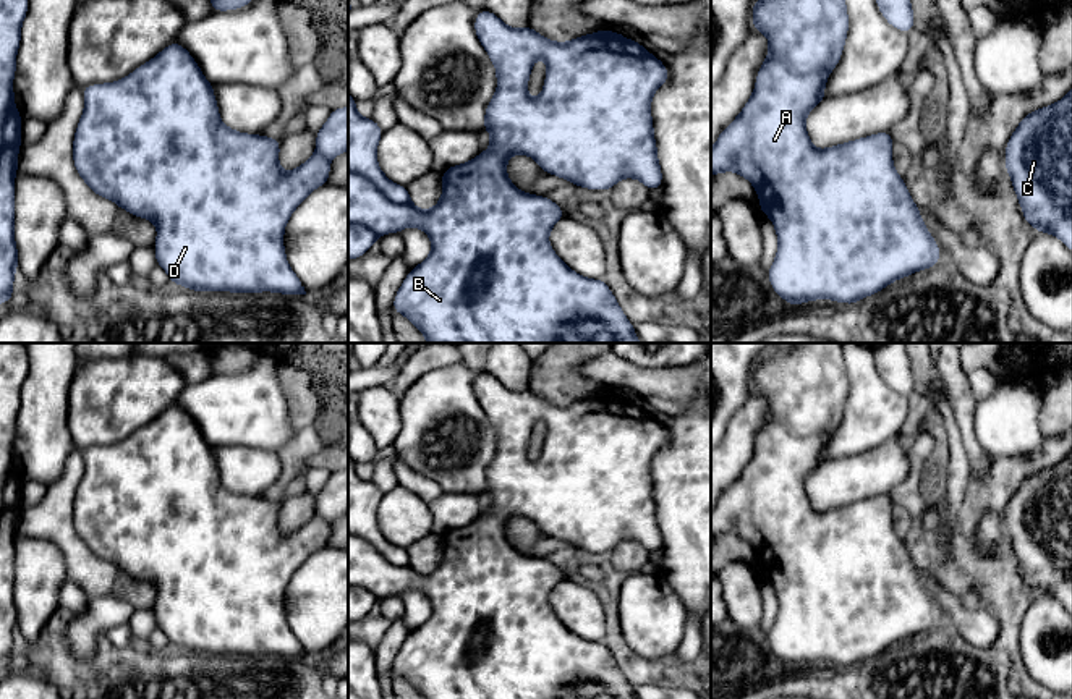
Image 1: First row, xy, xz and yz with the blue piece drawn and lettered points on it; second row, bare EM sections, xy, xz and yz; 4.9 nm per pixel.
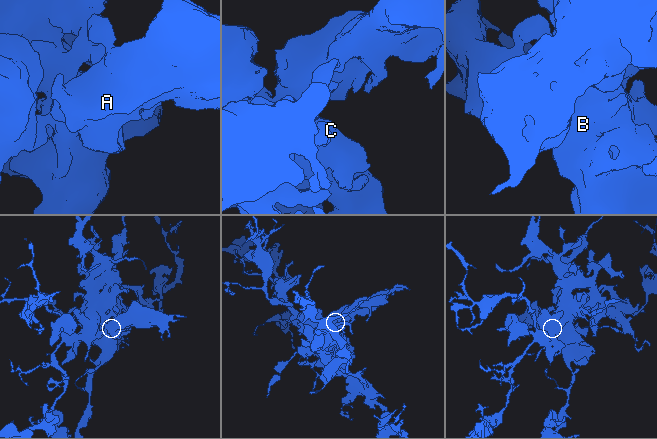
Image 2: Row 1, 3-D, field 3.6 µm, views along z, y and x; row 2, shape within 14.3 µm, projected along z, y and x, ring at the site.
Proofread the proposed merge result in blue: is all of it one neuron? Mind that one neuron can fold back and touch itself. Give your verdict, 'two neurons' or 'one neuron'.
one neuron

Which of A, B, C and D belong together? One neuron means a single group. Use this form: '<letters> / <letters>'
A B C D

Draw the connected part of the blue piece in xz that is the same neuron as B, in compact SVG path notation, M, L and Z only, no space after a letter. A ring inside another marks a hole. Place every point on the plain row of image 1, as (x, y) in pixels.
M486 371L474 379L474 395L496 429L497 451L486 469L484 489L481 492L491 495L491 508L487 513L481 513L481 516L473 523L449 529L442 534L442 558L432 571L416 571L406 549L390 544L384 537L377 526L377 506L384 497L384 492L372 481L364 481L358 476L356 463L348 453L348 623L364 618L382 597L400 595L403 591L410 589L421 591L429 599L432 613L421 626L410 631L406 641L393 660L392 671L393 675L405 678L424 699L636 699L633 686L623 676L607 646L604 642L586 641L573 634L551 610L549 595L552 589L565 579L562 570L551 563L547 558L536 558L520 553L508 542L507 523L517 516L530 518L538 524L544 536L555 537L575 549L588 550L593 553L612 552L622 540L640 542L649 553L661 550L662 532L657 523L651 463L654 455L669 442L666 427L657 419L644 413L641 405L630 403L615 393L602 392L588 398L575 400L568 405L555 405L536 395L530 387L523 392L510 390L504 387L497 377ZM538 421L546 422L547 434L541 458L531 461L526 451L531 430Z

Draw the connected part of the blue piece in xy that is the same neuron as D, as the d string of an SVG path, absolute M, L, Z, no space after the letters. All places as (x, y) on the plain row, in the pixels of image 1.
M178 405L168 406L120 443L84 448L83 461L84 472L73 500L74 531L92 555L157 589L155 625L170 646L189 654L306 657L287 623L285 589L296 570L329 544L330 523L348 513L348 469L332 472L316 495L316 515L295 532L283 534L279 526L280 502L223 487L214 447Z

